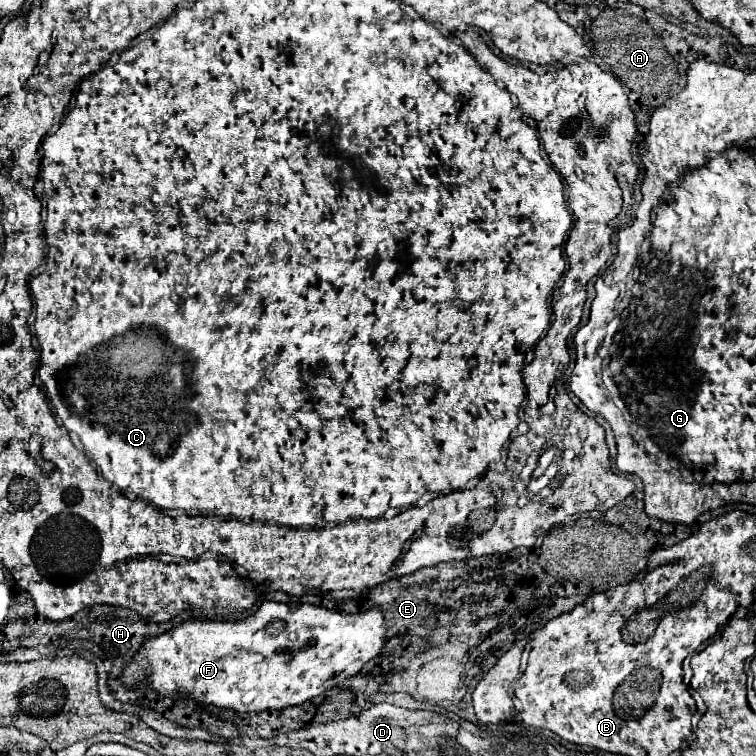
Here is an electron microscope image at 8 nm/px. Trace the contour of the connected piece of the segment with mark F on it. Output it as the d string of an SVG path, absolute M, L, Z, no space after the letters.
M262 601L258 611L246 619L192 619L160 637L148 639L136 653L134 661L124 669L122 681L128 687L150 683L162 695L184 691L198 703L230 707L234 711L282 709L288 705L302 705L308 699L324 695L332 687L342 687L346 679L360 673L370 659L378 657L384 645L386 623L380 607L372 607L370 611L356 615L344 615L310 603L300 603L294 607L276 601Z

